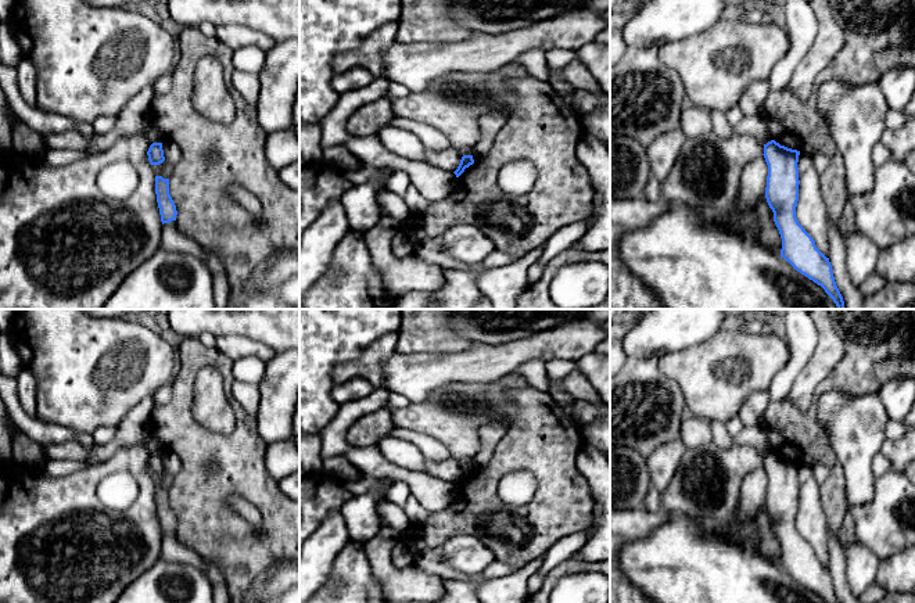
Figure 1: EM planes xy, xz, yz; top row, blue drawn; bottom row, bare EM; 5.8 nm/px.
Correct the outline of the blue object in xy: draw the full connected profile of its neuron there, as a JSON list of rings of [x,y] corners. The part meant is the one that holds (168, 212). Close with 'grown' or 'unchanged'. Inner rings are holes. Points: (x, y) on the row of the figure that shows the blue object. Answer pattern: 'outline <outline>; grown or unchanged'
outline [[[155,176],[155,194],[162,225],[176,220],[177,211],[169,194],[169,179]]]; unchanged

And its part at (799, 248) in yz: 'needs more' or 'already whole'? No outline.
already whole

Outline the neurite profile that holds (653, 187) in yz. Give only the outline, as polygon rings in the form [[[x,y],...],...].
[[[653,175],[649,176],[649,180],[645,187],[645,198],[654,202],[661,198],[661,182],[657,180]]]

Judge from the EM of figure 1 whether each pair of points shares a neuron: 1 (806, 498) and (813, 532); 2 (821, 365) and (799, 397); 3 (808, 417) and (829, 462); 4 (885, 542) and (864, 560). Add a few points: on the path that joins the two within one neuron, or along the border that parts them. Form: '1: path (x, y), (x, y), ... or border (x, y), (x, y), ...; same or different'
1: path (810, 506), (811, 524); same
2: path (813, 373), (803, 388); same
3: path (808, 429), (808, 438), (821, 451); same
4: border (856, 541), (881, 559); different

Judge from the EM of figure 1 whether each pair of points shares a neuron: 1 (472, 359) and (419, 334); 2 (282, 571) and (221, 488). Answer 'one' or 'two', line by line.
1: two
2: one

